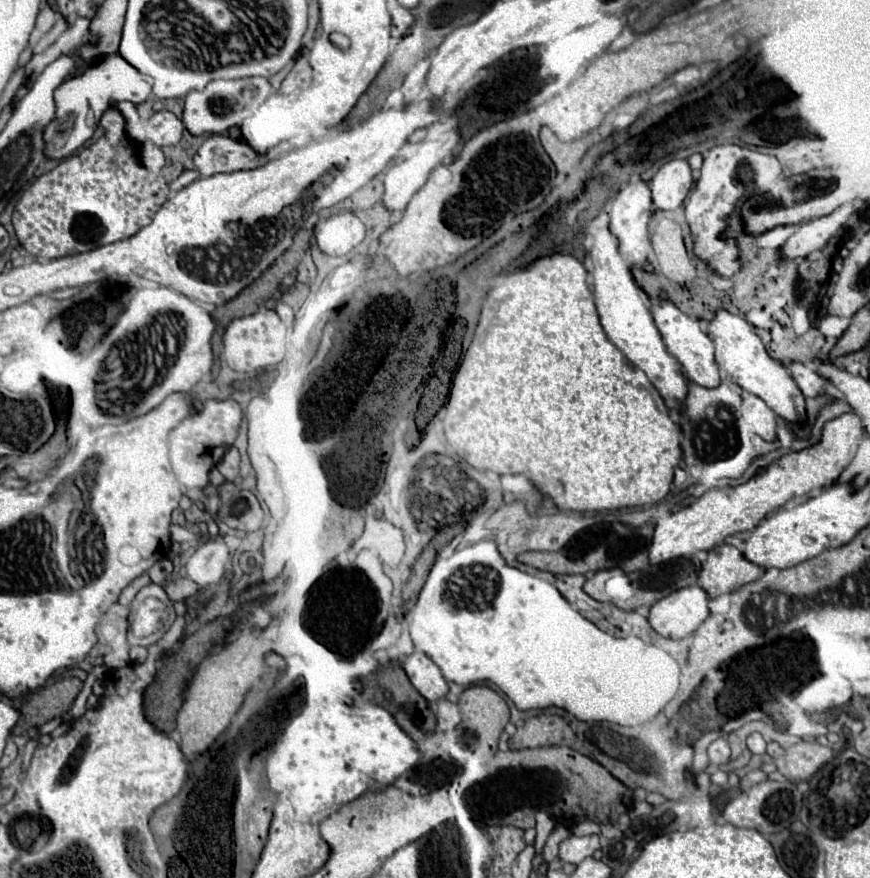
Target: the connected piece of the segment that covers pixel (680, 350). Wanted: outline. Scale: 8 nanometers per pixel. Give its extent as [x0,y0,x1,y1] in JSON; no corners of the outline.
[654,301,720,389]

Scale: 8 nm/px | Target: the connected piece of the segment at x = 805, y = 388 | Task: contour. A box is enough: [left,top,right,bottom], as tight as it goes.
[788,363,830,397]

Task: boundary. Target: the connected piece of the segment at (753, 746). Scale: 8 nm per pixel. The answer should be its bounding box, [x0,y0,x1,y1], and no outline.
[748,733,766,755]

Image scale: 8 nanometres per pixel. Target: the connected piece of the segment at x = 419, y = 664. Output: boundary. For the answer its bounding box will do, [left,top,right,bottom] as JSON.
[404,653,448,703]

